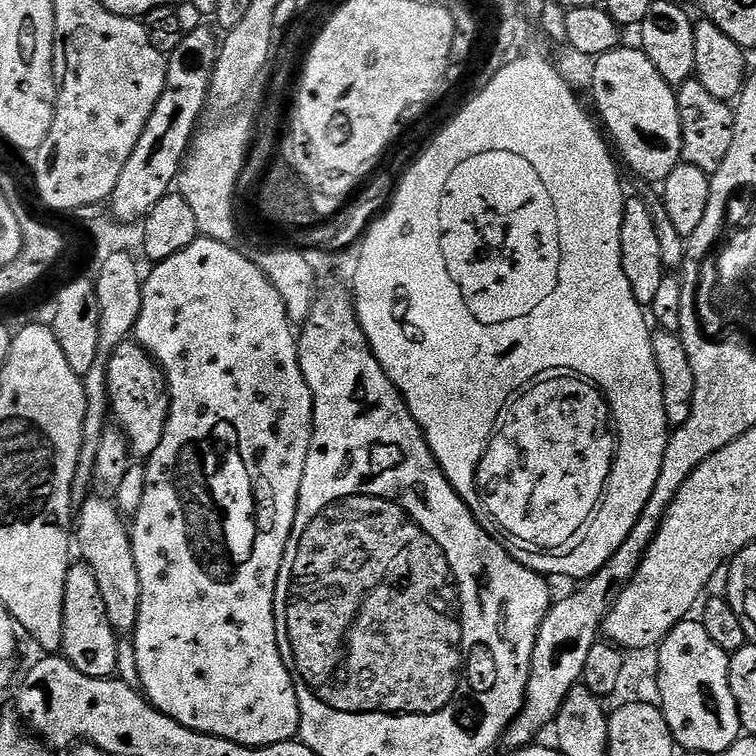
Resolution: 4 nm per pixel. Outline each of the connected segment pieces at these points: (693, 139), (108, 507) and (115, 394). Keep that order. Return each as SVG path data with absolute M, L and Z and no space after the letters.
M695 78L688 80L675 89L678 102L678 114L682 122L682 160L690 166L698 166L698 170L709 174L718 170L722 162L726 162L726 154L730 151L730 142L734 142L734 126L736 114L733 105L727 100L714 98L706 86Z
M89 498L78 509L78 523L74 528L74 540L83 563L94 570L98 587L102 590L102 602L106 602L106 618L121 637L128 638L136 631L138 606L142 598L142 586L138 582L138 566L134 562L134 550L129 525L120 515L115 503L108 498Z
M129 338L114 350L109 360L108 386L110 416L115 427L128 439L133 457L140 462L147 461L154 450L158 450L158 442L162 442L162 434L168 421L170 398L164 371L141 344Z

